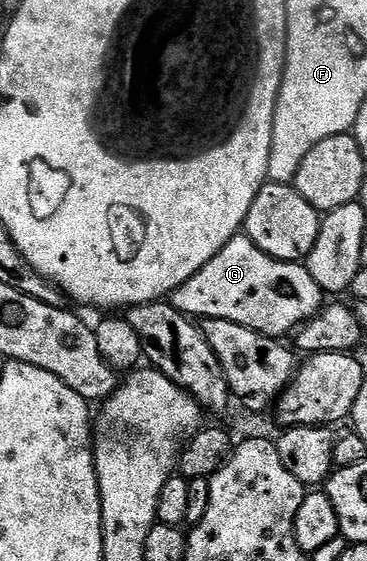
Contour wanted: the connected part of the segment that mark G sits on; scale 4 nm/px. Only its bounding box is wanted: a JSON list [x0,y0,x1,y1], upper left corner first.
[171,235,323,339]

